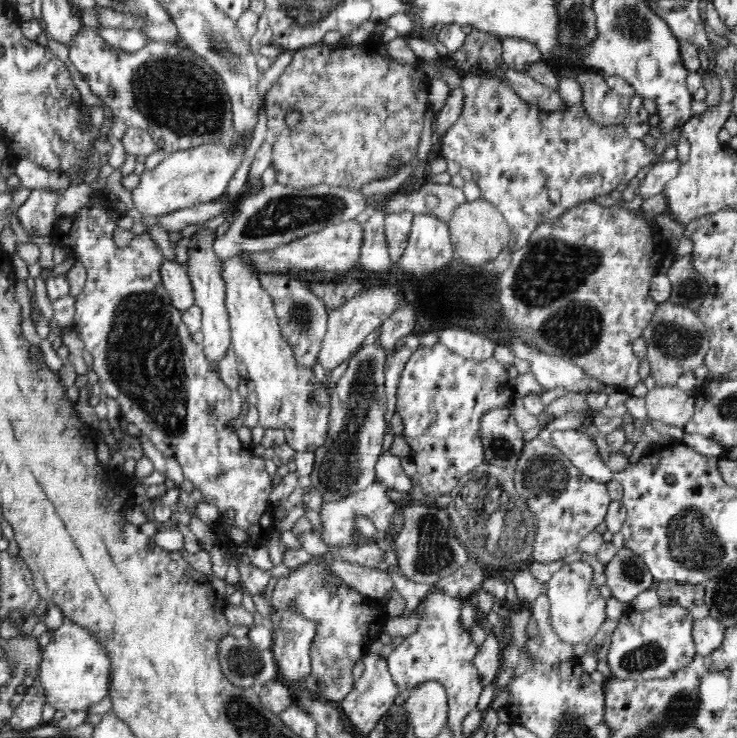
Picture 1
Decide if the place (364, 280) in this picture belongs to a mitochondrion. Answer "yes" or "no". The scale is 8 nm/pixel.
no

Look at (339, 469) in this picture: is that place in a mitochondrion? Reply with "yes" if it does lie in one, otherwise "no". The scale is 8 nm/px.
yes

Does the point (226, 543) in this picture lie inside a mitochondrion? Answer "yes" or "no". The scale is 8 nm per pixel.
no

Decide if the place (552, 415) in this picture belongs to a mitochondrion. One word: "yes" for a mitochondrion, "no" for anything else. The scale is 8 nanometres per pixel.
no

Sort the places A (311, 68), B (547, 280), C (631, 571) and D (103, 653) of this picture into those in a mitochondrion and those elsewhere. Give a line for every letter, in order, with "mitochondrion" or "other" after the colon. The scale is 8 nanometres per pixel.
A: other
B: mitochondrion
C: mitochondrion
D: other

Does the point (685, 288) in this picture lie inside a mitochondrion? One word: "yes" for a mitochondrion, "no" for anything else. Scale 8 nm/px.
yes

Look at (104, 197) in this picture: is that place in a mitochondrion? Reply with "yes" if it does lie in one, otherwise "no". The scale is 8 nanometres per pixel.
no

